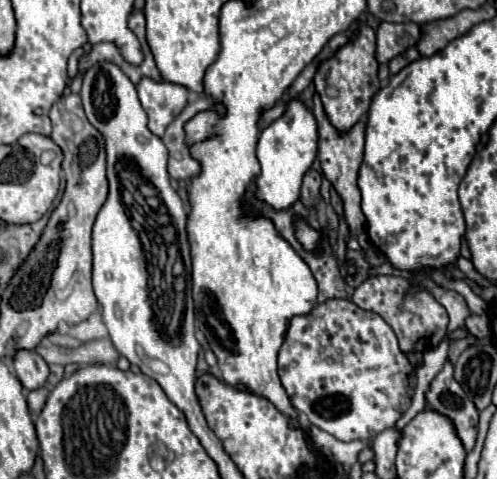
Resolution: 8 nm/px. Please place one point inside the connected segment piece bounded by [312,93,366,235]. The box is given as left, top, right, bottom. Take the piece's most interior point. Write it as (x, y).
(340, 154)

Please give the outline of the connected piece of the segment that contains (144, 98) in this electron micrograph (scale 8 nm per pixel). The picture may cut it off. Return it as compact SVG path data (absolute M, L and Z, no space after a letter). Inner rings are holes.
M142 77L136 85L142 109L148 115L148 129L162 137L162 131L176 119L176 115L186 107L188 89L184 85L154 81Z

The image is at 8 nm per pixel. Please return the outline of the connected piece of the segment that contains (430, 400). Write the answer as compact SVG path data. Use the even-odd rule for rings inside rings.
M446 363L444 369L434 377L426 391L426 407L448 417L456 429L466 451L472 451L478 435L478 409L456 383L452 375L452 365Z

